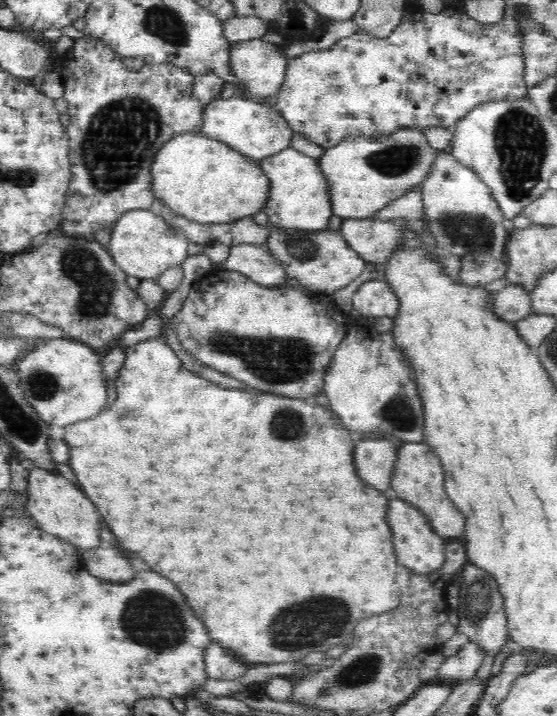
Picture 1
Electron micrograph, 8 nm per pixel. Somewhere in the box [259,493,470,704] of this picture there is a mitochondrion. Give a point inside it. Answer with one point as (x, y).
(289, 628)

